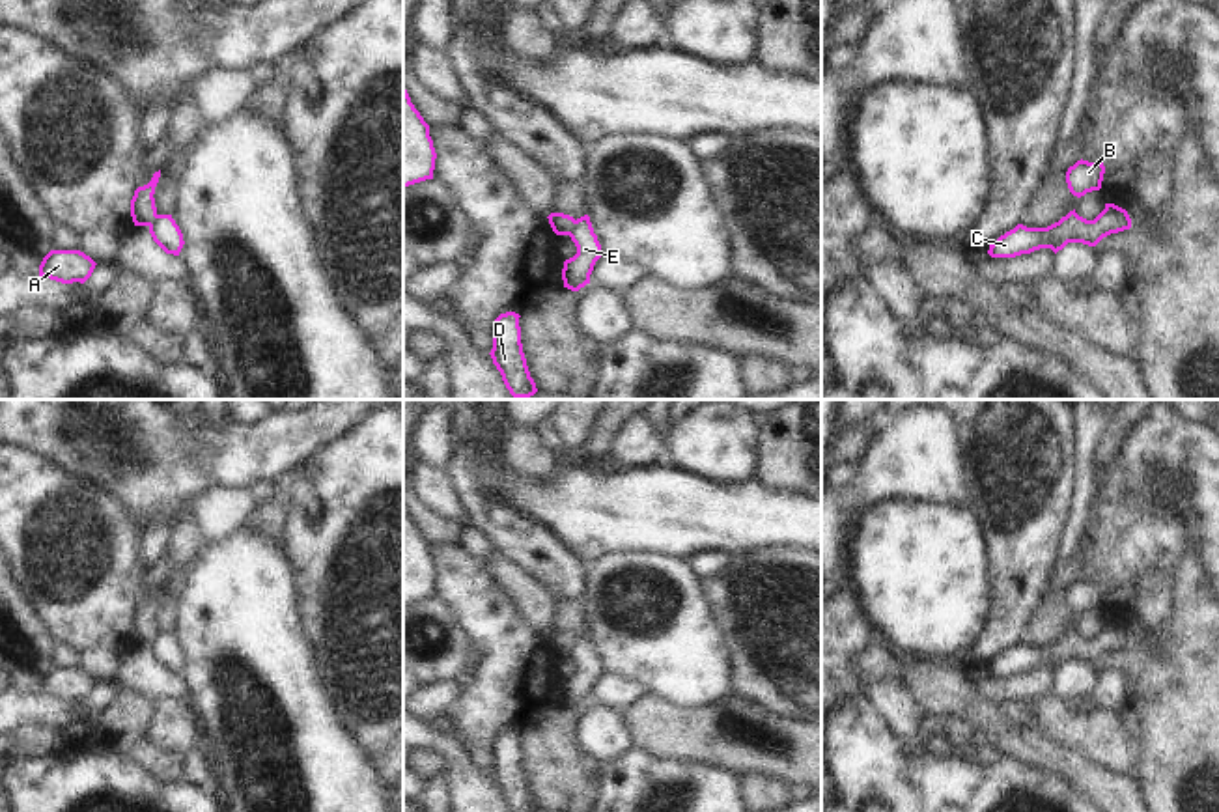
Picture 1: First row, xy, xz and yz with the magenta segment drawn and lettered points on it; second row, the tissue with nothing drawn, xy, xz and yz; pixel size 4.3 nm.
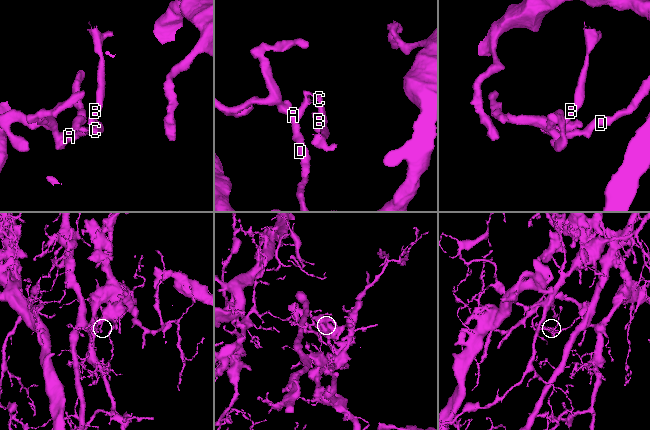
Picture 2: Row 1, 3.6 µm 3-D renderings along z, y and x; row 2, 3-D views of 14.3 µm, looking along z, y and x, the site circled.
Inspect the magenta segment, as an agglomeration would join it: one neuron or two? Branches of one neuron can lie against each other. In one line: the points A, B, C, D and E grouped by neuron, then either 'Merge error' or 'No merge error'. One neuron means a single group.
Groups: A C D E / B. Merge error.

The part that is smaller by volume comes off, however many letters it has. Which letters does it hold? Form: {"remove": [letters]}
{"remove": ["B"]}

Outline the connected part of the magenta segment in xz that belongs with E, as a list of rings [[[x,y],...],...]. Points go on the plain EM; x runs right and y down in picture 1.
[[[588,633],[575,638],[569,655],[577,665],[577,672],[564,679],[562,698],[564,706],[579,709],[590,702],[590,693],[603,668]]]

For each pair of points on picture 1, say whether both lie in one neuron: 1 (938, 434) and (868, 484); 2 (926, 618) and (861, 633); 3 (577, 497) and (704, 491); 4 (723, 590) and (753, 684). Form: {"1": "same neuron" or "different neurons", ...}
{"1": "same neuron", "2": "different neurons", "3": "same neuron", "4": "same neuron"}

